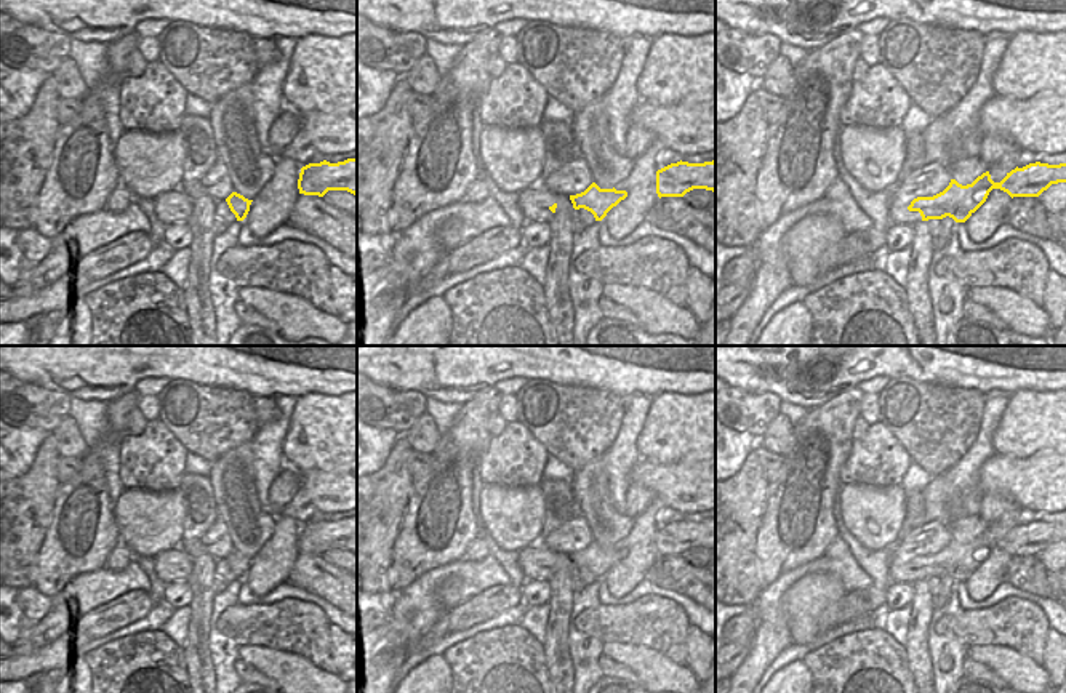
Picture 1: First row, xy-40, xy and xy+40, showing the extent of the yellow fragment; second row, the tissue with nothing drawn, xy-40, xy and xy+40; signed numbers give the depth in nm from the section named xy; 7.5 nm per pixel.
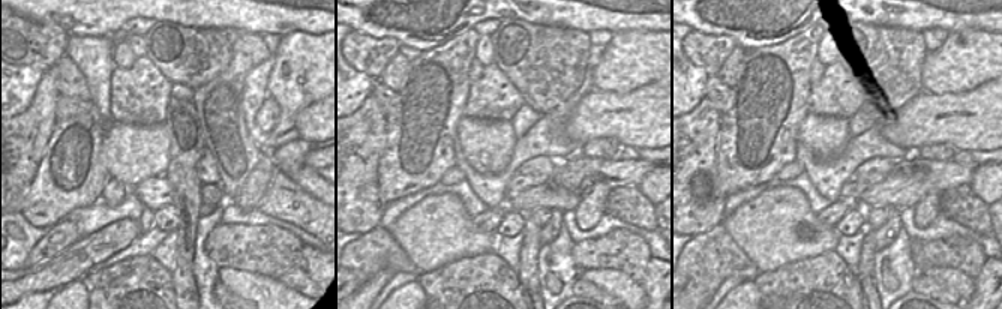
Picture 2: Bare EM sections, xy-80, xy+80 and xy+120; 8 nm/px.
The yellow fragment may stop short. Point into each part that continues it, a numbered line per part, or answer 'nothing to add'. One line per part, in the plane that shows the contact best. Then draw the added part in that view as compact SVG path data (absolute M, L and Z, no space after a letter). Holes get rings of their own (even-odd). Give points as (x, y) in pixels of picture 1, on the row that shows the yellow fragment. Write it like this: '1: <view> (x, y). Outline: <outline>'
1: xy+40 (898, 212). Outline: M893 195L890 206L888 206L888 221L890 222L901 222L904 226L912 226L922 221L919 211L909 211L908 206L914 197L909 195Z

